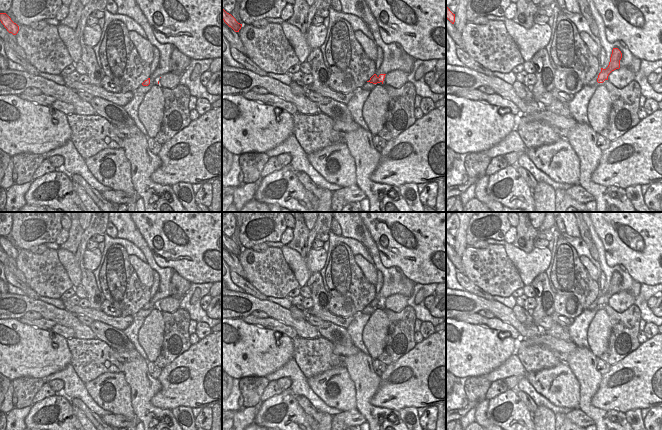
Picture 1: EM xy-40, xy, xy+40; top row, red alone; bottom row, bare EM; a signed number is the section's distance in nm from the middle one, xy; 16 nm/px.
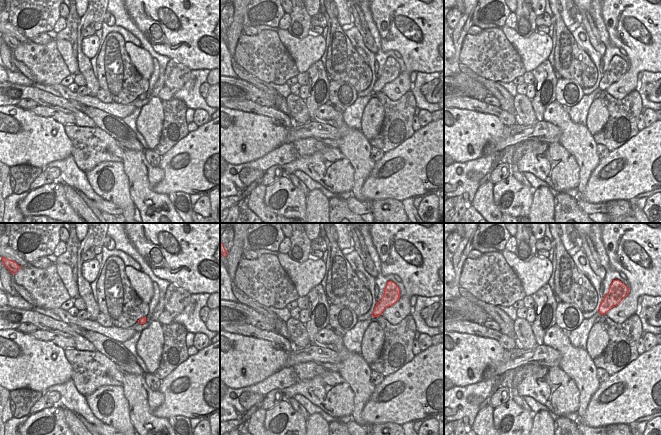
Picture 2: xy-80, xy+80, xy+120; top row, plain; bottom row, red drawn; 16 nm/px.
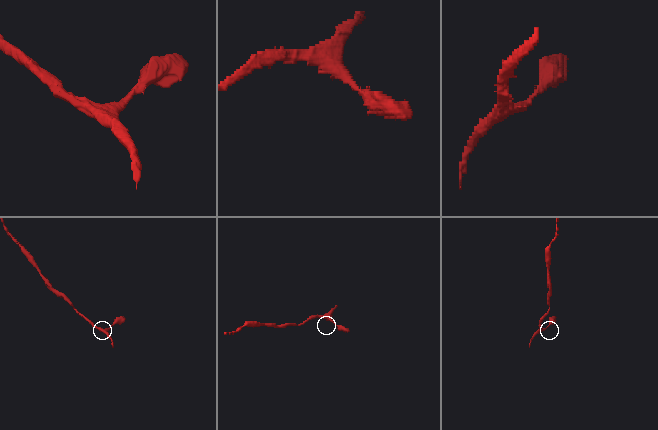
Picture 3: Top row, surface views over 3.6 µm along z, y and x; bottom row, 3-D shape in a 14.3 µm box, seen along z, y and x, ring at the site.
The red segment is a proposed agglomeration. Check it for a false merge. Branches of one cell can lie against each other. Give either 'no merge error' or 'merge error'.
no merge error

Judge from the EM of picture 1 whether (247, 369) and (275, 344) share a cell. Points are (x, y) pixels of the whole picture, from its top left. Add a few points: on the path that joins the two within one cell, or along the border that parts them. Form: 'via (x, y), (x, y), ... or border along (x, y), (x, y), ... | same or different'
via (254, 362), (265, 351), (268, 351) | same

